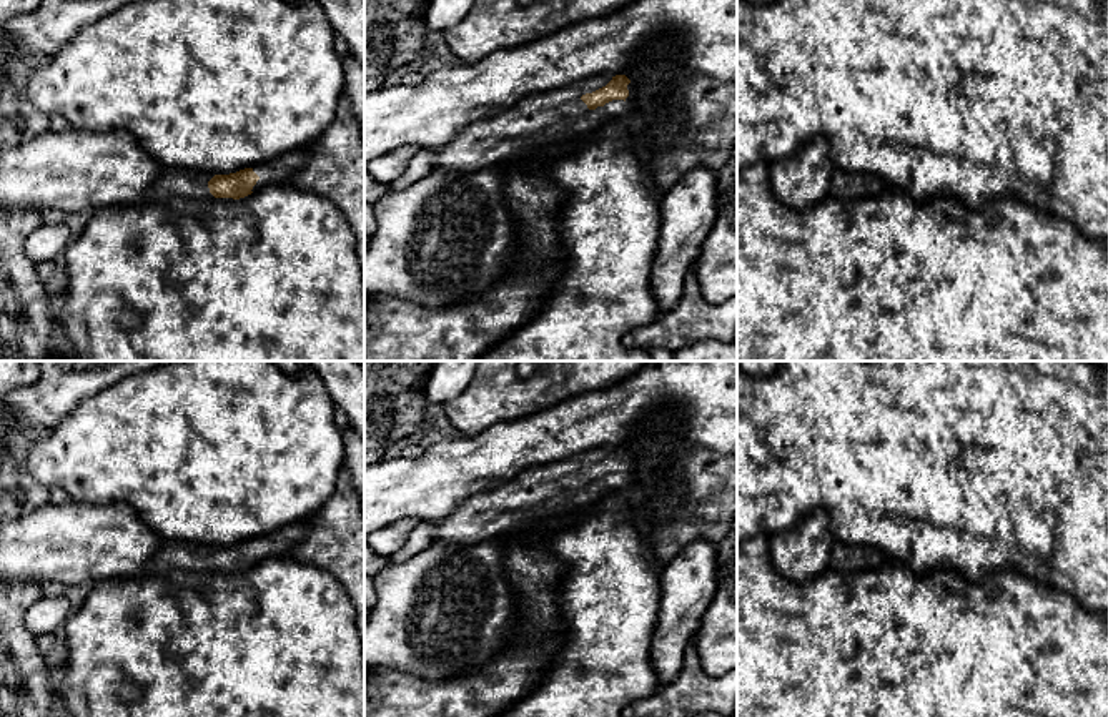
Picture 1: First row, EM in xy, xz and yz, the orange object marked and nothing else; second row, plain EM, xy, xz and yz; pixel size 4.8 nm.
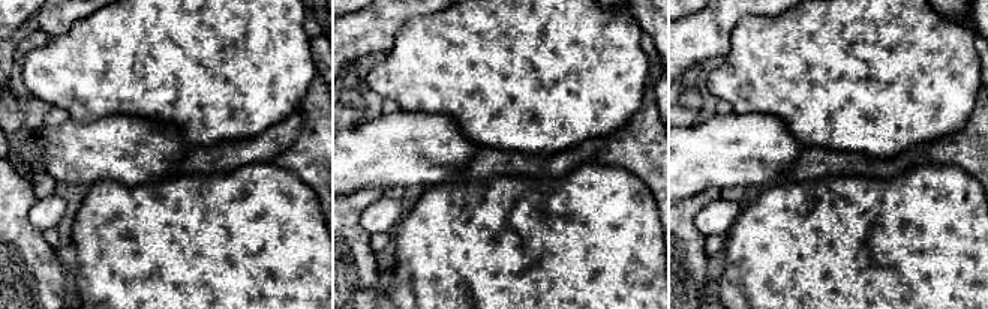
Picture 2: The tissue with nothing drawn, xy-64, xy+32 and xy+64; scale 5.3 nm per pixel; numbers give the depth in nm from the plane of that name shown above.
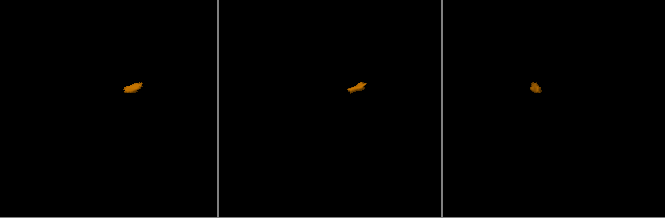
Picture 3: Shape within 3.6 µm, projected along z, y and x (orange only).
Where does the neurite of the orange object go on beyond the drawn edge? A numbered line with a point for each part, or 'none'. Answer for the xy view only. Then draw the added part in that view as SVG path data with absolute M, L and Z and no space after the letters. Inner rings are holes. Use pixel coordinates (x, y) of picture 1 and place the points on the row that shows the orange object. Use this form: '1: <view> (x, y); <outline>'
1: xy (278, 170); M311 146L299 148L281 155L271 161L251 166L260 176L253 186L253 193L271 185L271 183L288 183L289 176L299 170L311 156Z
2: xy (175, 183); M165 168L163 173L150 185L145 200L151 203L165 203L170 200L193 200L206 203L226 203L233 198L215 198L210 193L208 181L215 173Z

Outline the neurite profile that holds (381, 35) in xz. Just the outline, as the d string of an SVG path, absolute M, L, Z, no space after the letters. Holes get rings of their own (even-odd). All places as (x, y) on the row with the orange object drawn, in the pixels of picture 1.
M376 27L373 30L373 42L376 50L376 58L379 62L386 62L391 57L391 28L389 27Z

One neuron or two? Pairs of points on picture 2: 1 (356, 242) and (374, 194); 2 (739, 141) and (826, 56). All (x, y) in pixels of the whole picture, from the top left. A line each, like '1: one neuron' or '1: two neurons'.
1: one neuron
2: two neurons

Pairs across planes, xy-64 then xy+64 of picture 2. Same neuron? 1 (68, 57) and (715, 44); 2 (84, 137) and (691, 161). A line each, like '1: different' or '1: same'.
1: different
2: same

